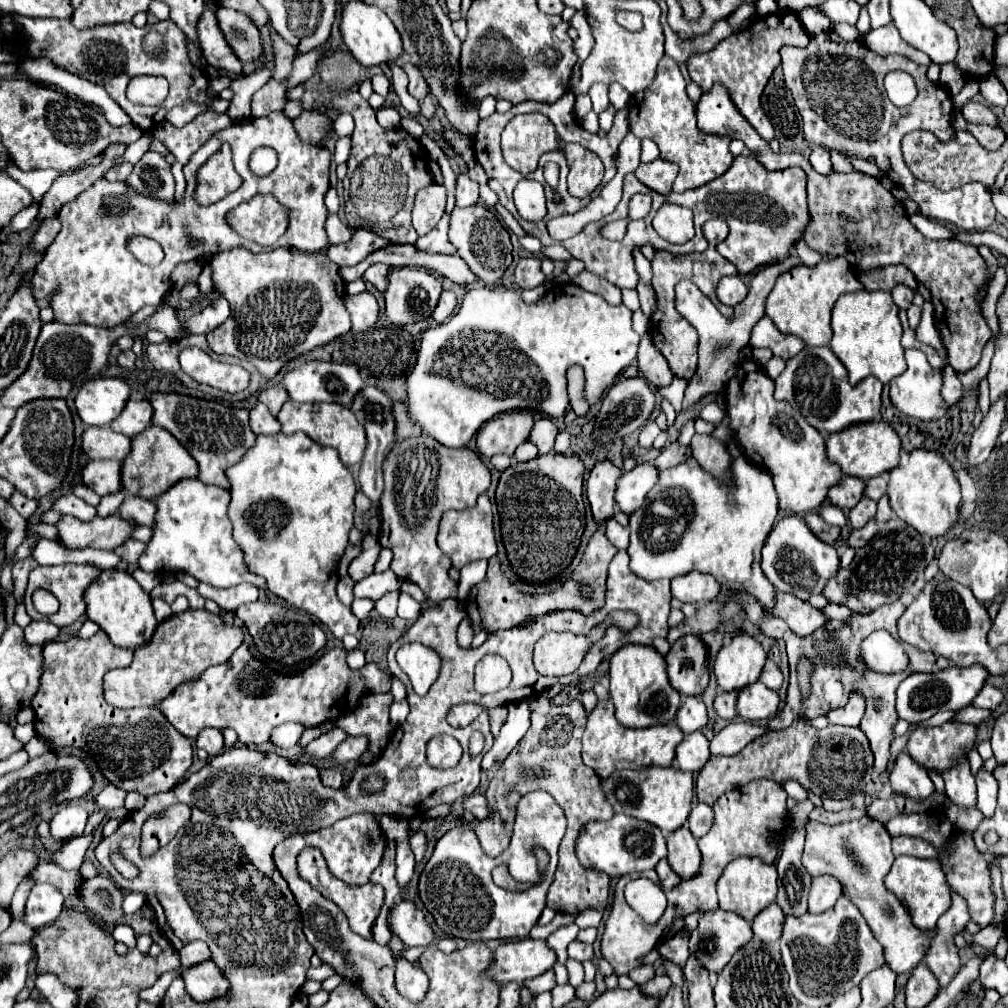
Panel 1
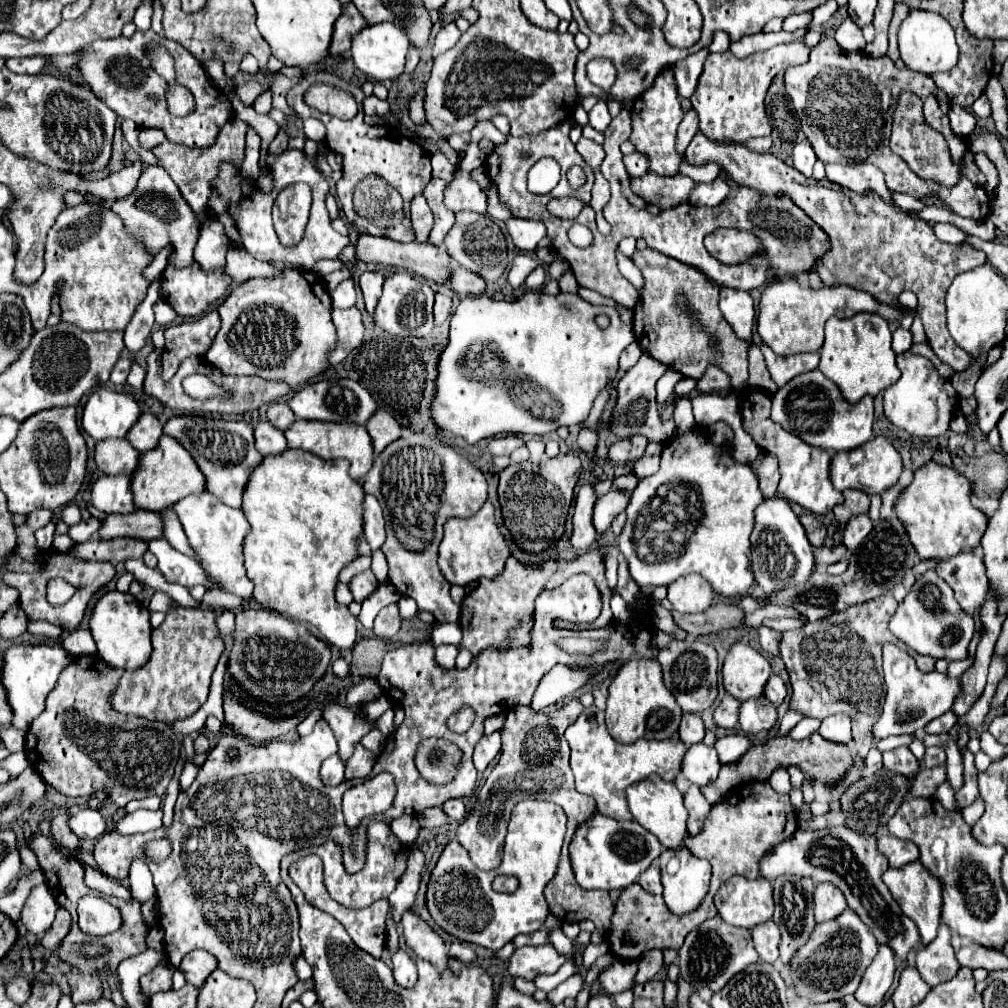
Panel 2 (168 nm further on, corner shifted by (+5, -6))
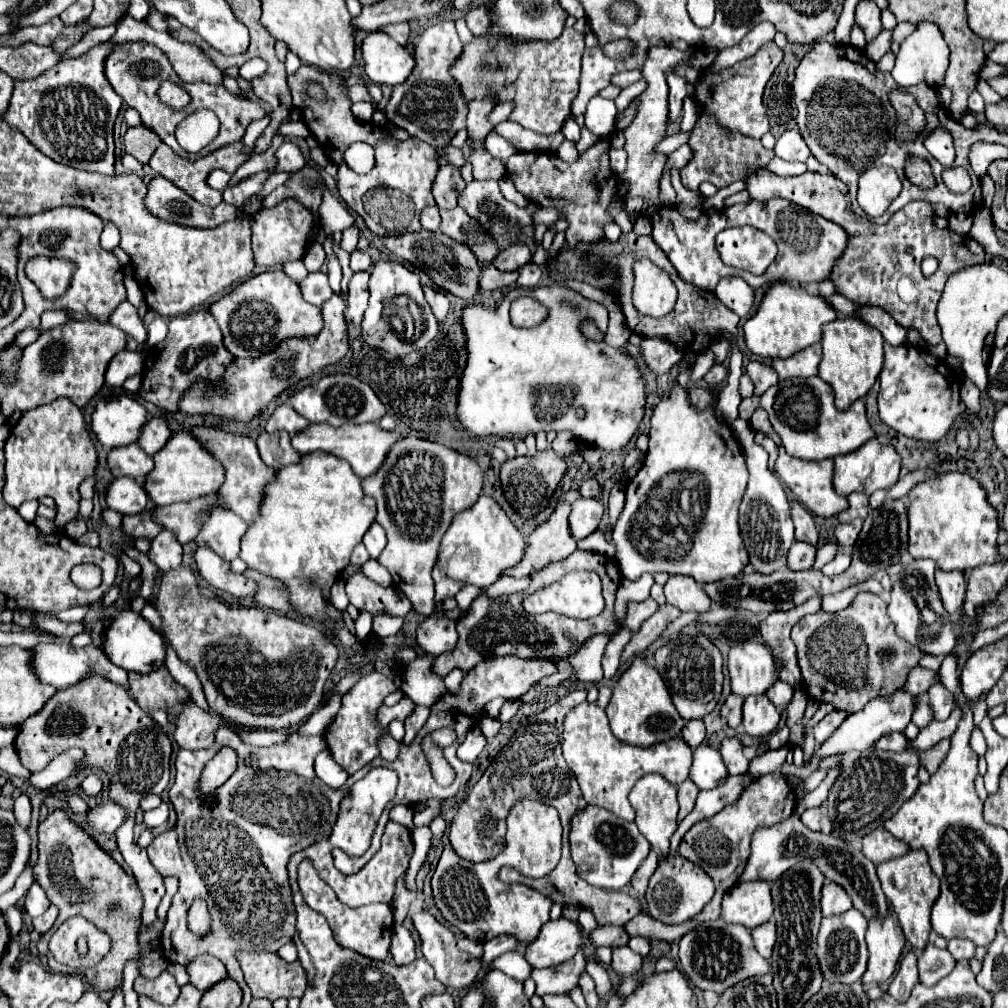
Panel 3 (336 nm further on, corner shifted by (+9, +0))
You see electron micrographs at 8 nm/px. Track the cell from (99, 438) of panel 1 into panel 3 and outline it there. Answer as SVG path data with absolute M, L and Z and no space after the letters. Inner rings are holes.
M130 444L124 448L110 450L108 466L114 478L120 478L120 476L144 478L154 468L154 460L138 444Z

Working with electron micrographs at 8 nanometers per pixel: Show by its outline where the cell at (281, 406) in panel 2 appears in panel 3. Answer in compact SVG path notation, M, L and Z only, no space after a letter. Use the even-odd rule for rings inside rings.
M280 404L280 406L274 410L274 414L270 416L270 420L268 420L268 424L266 424L266 430L268 430L268 432L288 430L290 436L294 436L294 432L304 430L306 426L308 426L308 422L306 422L300 414L296 414L292 406Z

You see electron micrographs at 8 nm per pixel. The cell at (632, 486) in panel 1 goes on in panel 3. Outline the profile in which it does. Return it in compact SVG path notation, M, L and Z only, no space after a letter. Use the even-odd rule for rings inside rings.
M578 498L572 502L572 512L568 516L568 526L572 528L572 536L576 536L576 540L586 538L588 534L592 534L602 518L602 502L594 500L594 498Z

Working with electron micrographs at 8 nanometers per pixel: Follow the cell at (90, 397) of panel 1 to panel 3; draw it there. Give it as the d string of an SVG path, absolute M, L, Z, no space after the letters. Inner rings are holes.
M122 394L116 400L110 400L110 402L102 400L96 406L96 410L92 414L92 430L94 430L96 438L100 440L100 444L106 450L112 450L112 448L120 448L120 446L128 446L128 444L138 442L138 438L142 434L142 426L146 424L146 420L148 420L146 408L138 400Z

